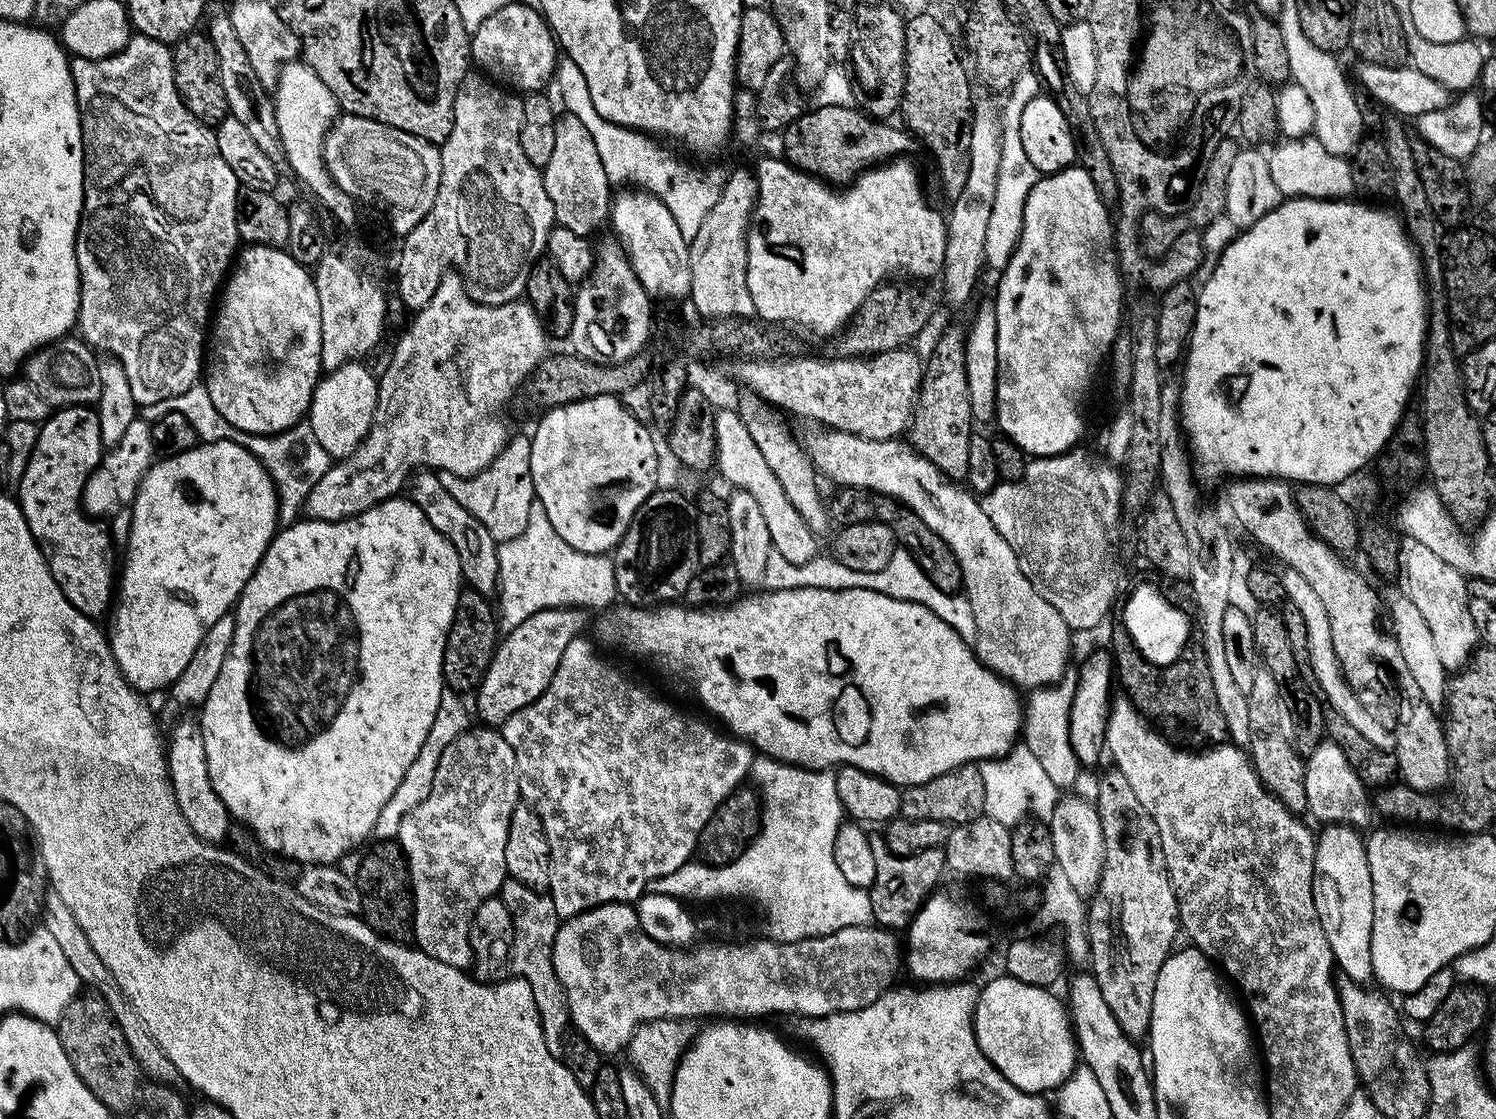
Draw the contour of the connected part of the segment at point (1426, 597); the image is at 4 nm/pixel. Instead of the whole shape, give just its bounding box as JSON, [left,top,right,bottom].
[1402,539,1478,668]

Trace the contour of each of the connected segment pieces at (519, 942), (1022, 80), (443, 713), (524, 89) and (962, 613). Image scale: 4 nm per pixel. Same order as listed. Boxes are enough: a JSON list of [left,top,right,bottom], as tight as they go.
[[498,878,570,1057],[984,71,1042,270],[374,687,470,840],[470,2,558,94],[763,546,975,637]]

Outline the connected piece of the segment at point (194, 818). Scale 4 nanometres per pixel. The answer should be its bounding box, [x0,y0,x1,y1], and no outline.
[166,719,234,845]

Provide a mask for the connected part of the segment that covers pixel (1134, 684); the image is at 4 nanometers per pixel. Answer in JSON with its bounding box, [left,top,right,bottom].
[1110,630,1228,750]

